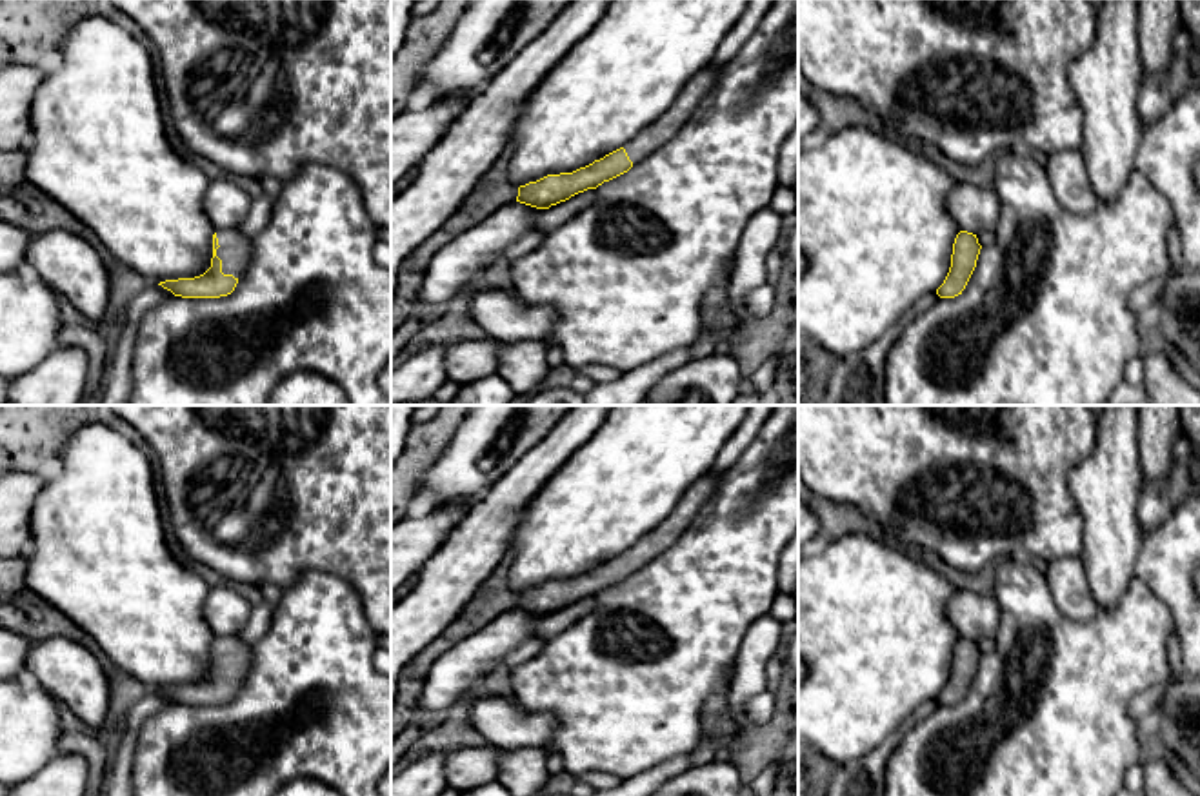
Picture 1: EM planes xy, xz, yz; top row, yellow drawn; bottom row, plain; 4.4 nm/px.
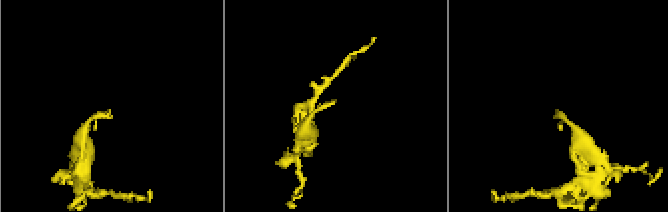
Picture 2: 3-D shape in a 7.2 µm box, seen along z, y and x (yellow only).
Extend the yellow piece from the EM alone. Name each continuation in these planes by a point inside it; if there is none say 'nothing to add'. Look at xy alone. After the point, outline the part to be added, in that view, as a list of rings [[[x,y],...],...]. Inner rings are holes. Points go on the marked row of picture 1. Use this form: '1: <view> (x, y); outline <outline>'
1: xy (235, 249); outline [[[238,227],[216,229],[216,238],[220,245],[216,256],[222,260],[222,273],[240,280],[253,253],[253,240],[242,234]]]

